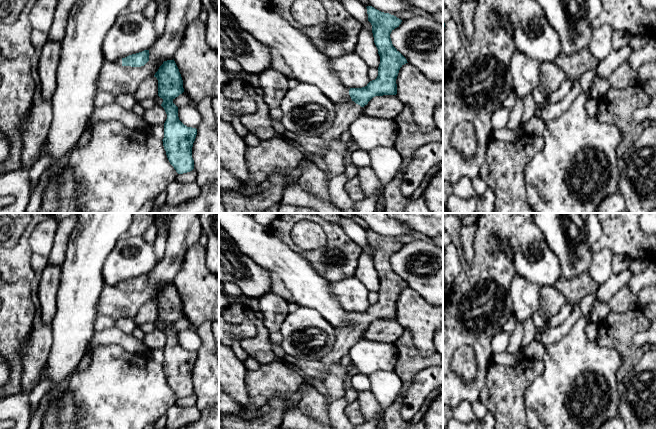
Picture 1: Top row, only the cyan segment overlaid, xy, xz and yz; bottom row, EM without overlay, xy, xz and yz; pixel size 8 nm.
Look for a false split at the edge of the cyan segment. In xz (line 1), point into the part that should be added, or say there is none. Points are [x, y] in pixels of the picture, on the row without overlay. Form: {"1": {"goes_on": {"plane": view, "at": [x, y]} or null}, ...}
{"1": {"goes_on": {"plane": "xz", "at": [346, 337]}}}

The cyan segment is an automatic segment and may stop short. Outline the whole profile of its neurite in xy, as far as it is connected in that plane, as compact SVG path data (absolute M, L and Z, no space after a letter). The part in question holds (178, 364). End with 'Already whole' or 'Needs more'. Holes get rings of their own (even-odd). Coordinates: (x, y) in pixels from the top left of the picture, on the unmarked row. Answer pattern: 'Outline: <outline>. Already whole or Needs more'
Outline: M173 284L164 285L155 297L158 304L158 320L163 323L167 343L164 347L163 370L170 388L178 398L194 393L192 371L197 353L187 351L178 341L178 331L173 324L184 316L183 304Z. Already whole

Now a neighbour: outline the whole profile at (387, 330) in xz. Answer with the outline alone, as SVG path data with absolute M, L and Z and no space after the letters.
M396 319L375 320L362 332L361 338L380 343L394 343L404 331Z

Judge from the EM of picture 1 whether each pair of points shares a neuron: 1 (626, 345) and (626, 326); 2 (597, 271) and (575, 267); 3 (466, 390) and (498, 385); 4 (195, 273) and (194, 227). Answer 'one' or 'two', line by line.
1: one
2: two
3: two
4: two

